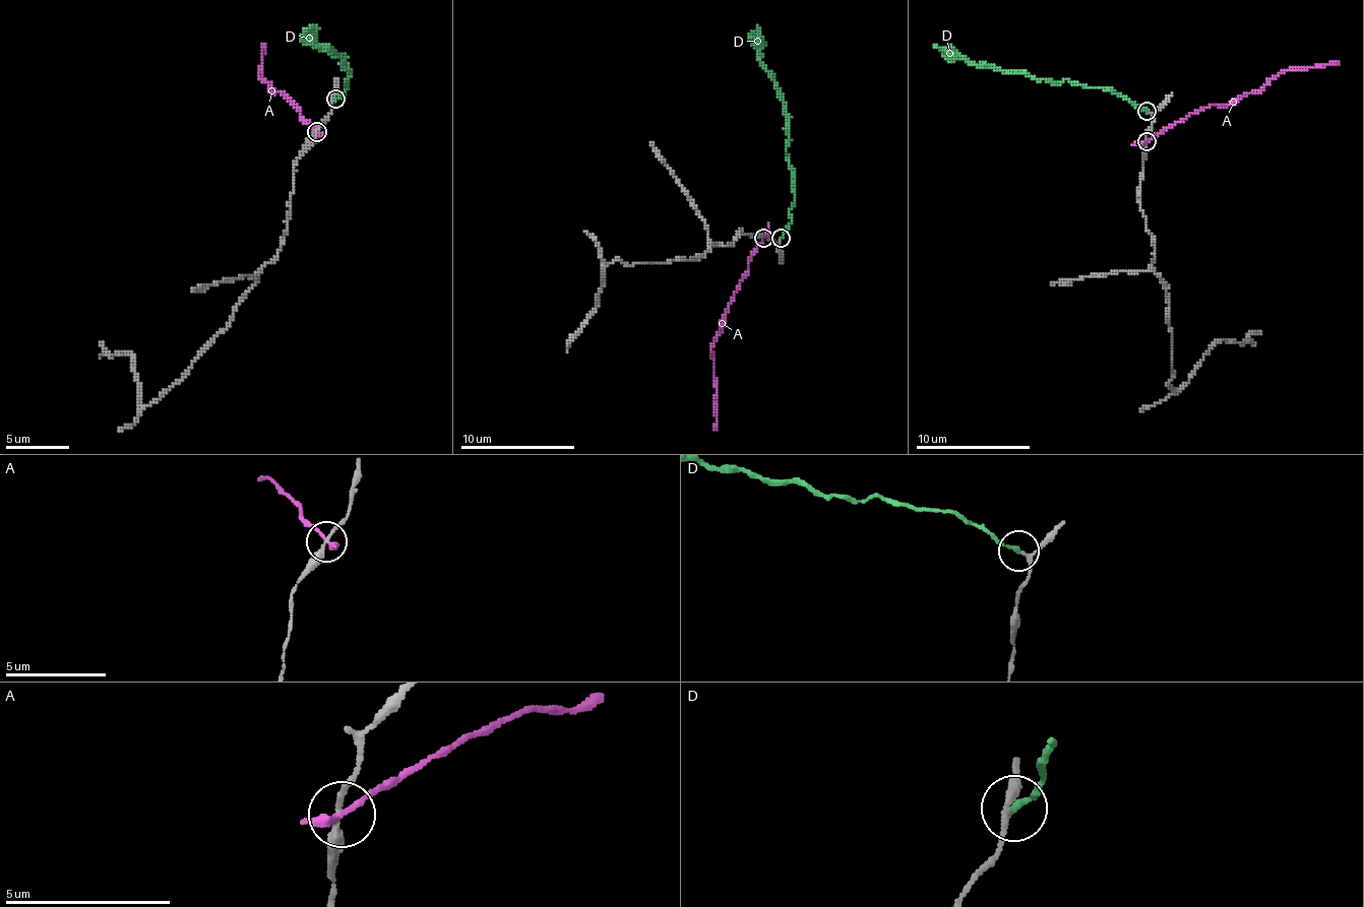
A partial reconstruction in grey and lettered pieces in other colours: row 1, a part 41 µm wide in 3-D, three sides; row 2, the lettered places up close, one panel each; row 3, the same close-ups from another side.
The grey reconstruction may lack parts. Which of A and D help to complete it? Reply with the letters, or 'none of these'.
D

